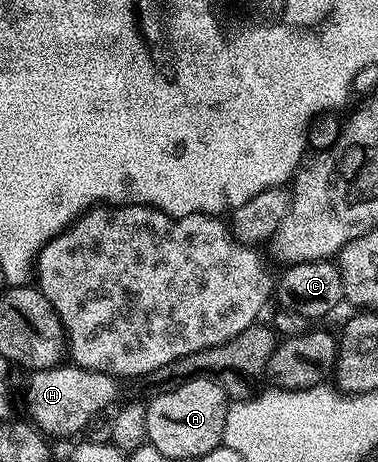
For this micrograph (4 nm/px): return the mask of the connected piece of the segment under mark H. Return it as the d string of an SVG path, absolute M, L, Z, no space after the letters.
M61 363L53 369L35 370L29 377L32 378L28 381L27 416L48 439L83 434L94 415L111 410L121 400L121 382L117 378L102 371L83 369L81 365Z

